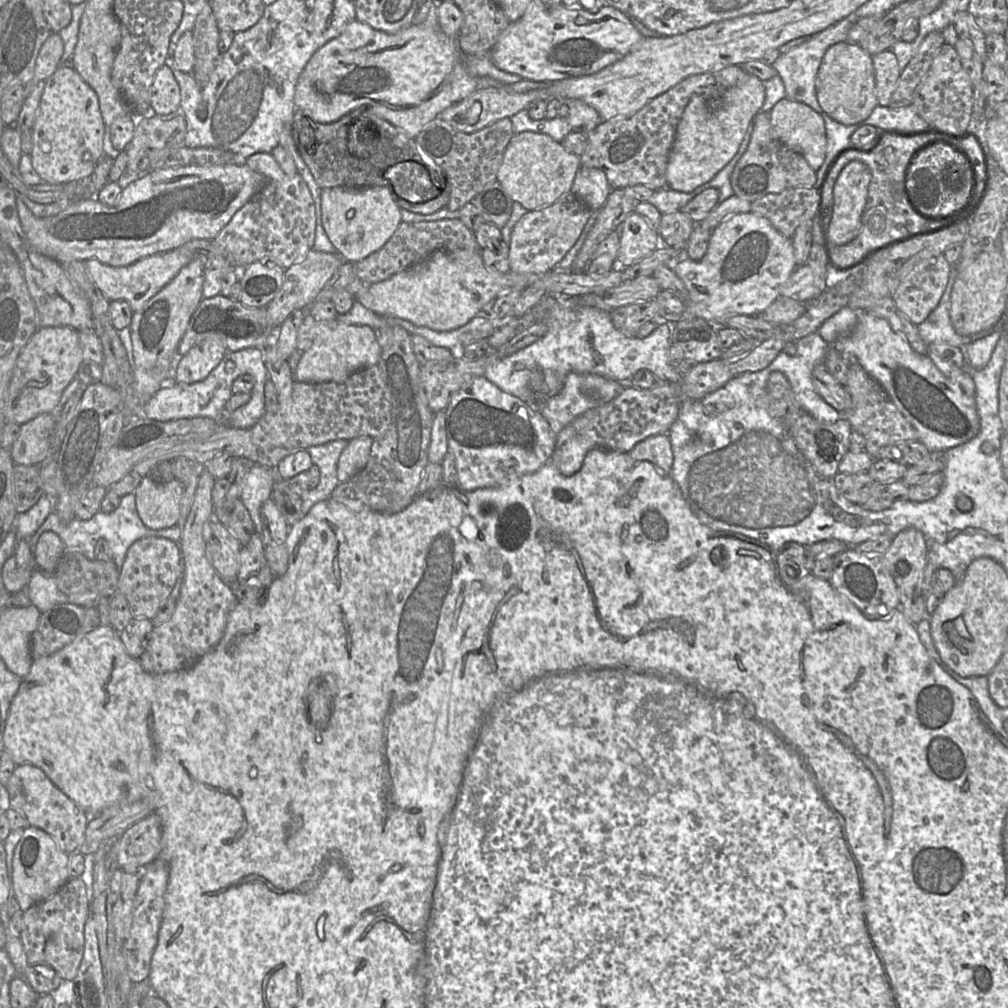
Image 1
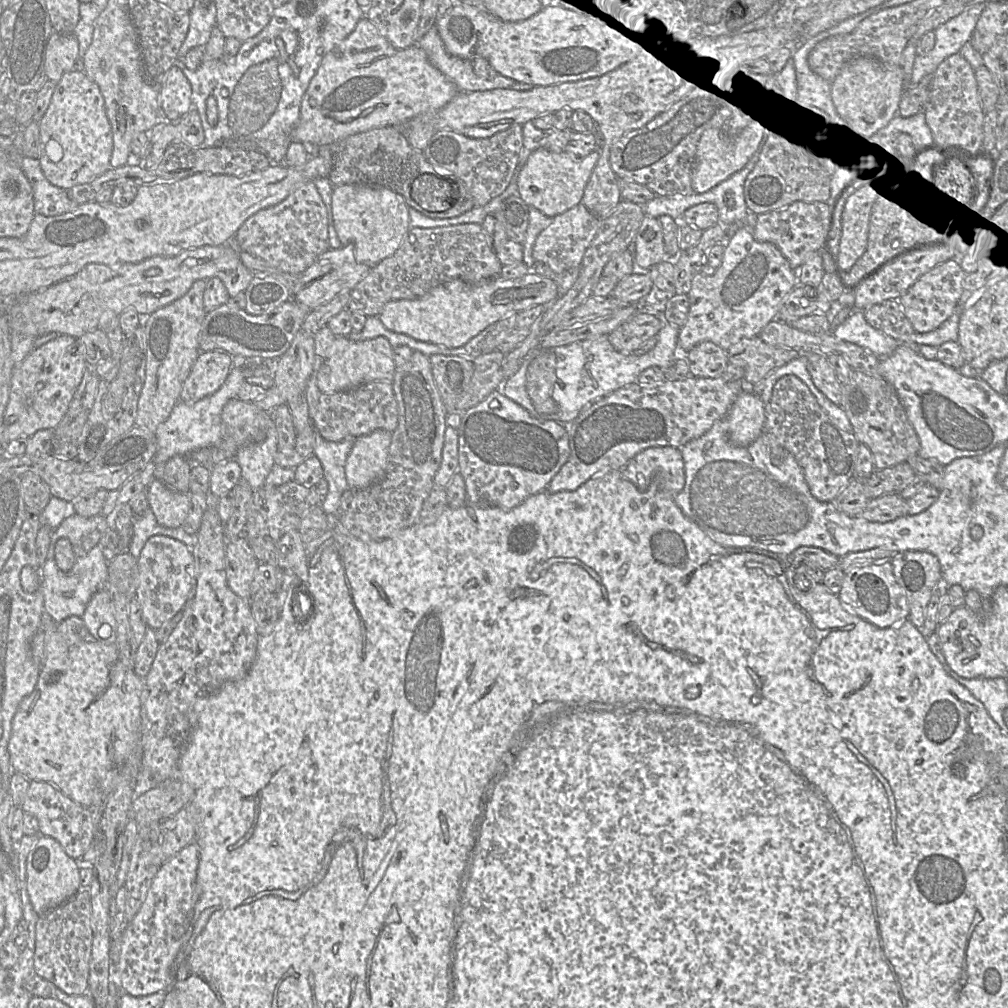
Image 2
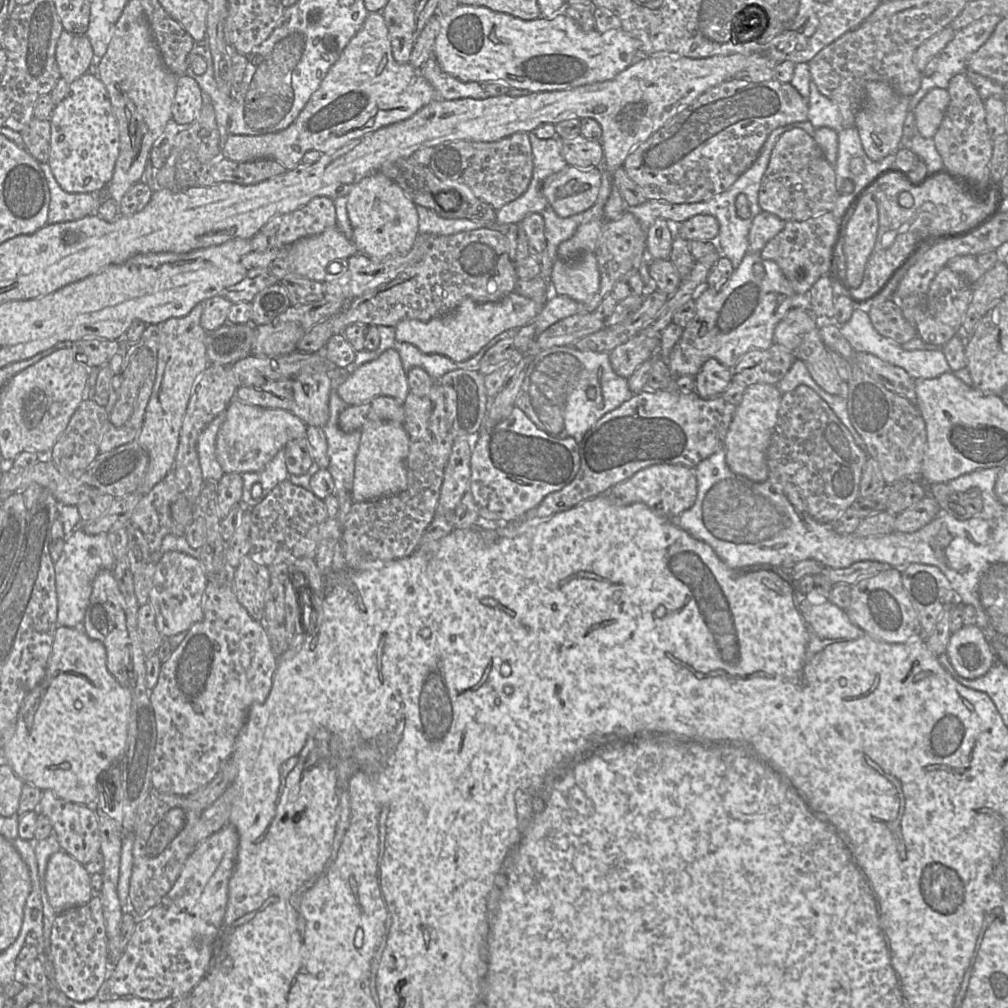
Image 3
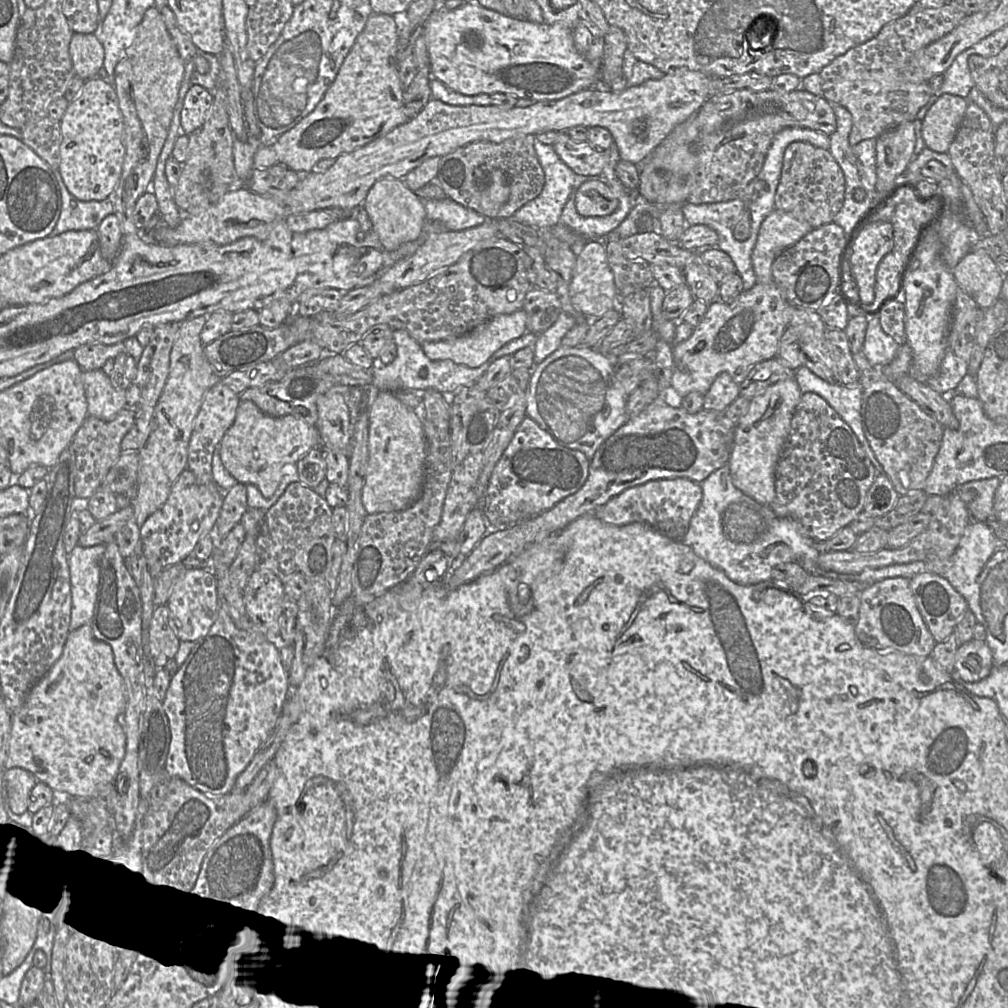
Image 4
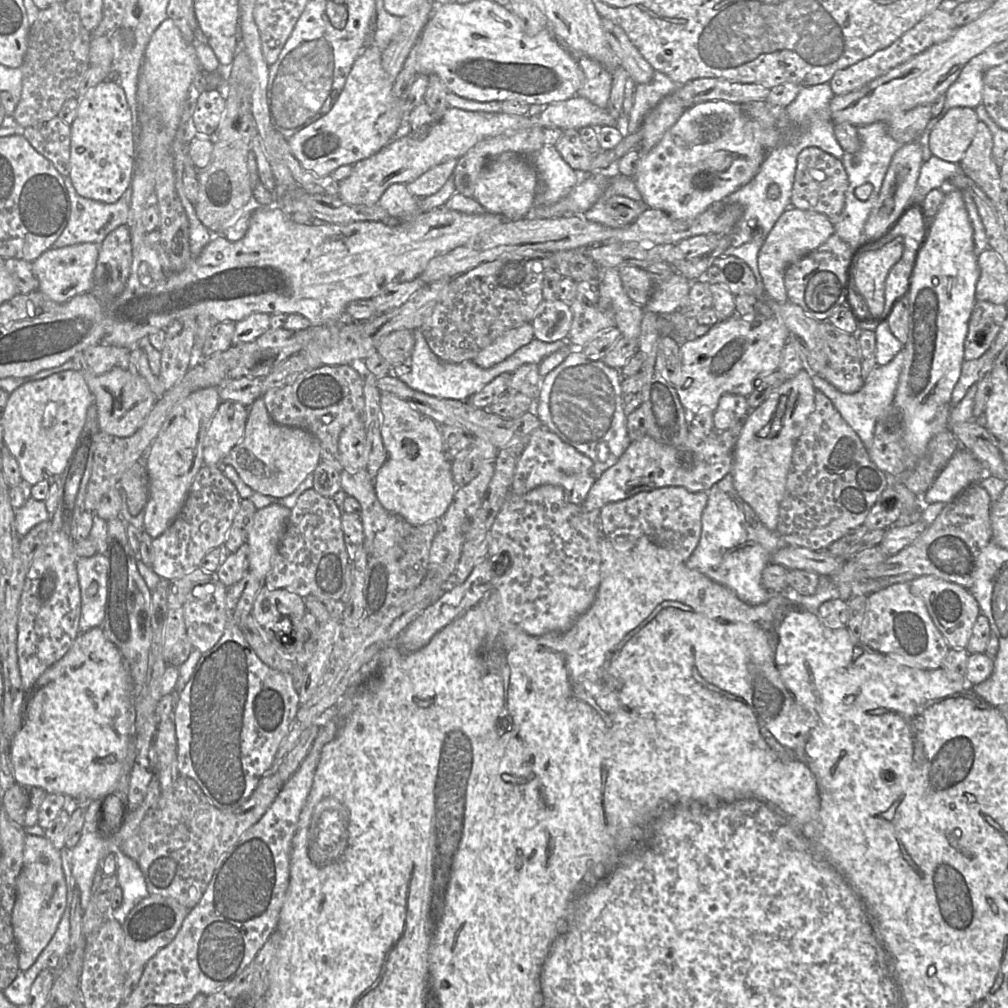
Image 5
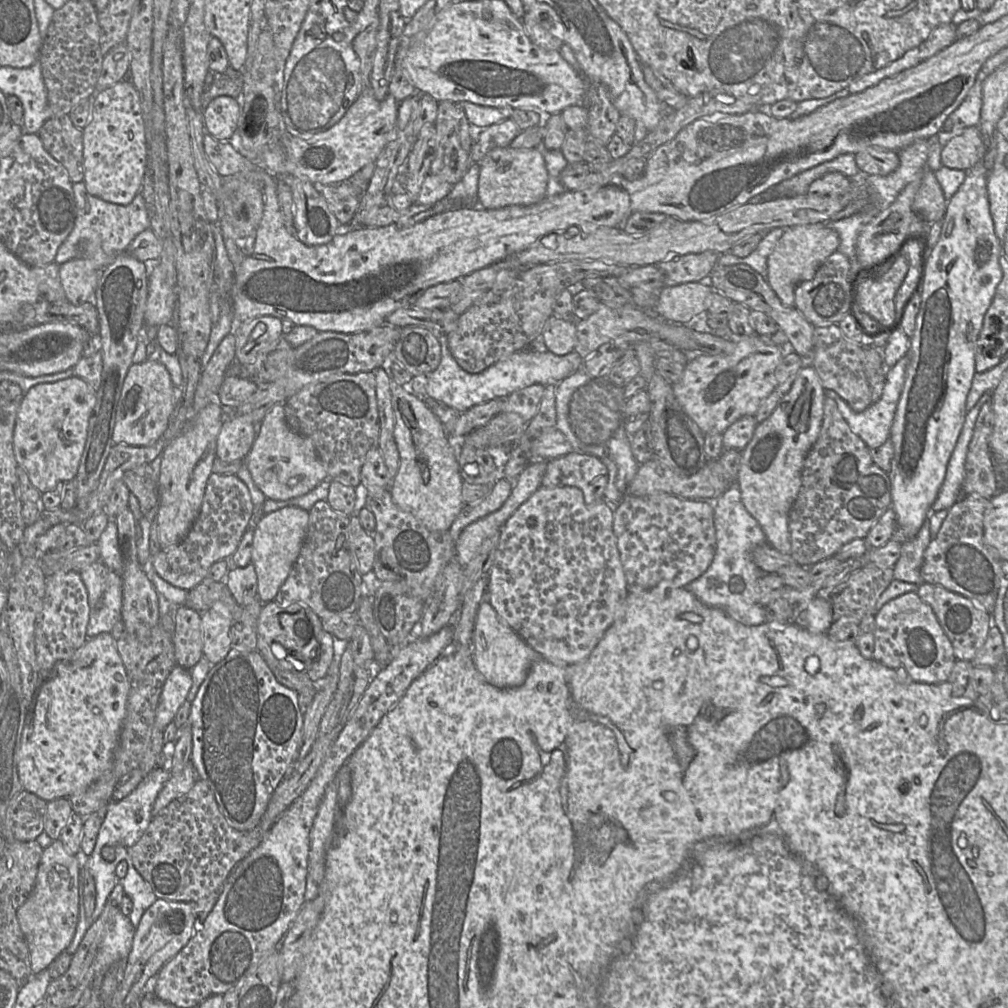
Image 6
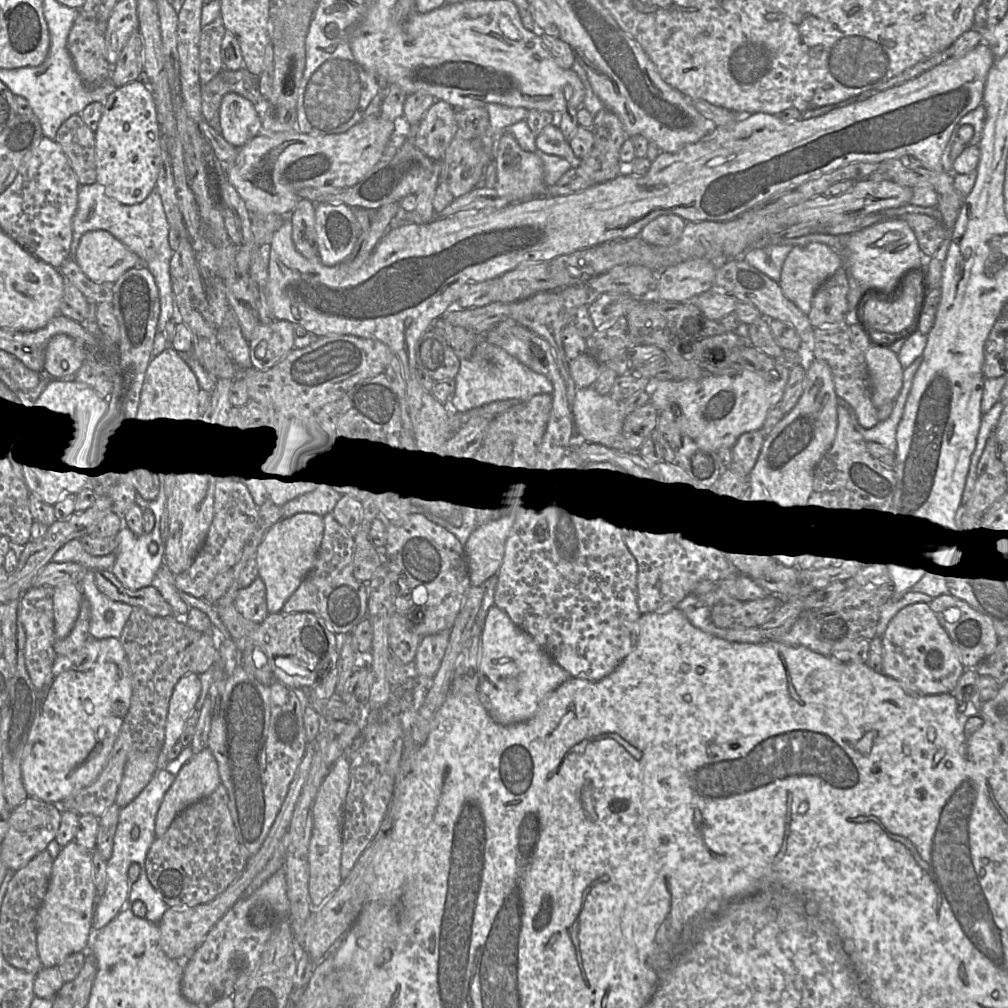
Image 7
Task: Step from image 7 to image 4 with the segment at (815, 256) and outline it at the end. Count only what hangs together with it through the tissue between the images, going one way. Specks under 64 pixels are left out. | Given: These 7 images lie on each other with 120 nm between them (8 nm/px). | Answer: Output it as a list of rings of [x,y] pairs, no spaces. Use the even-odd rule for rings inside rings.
[[[774,210],[761,223],[751,260],[757,281],[774,284],[772,265],[787,248],[797,243],[813,227],[792,215]]]

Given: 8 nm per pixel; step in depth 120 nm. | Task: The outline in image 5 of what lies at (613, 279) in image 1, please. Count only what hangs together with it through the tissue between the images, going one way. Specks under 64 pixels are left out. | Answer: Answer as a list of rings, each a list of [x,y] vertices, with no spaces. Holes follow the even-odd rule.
[[[524,323],[497,337],[489,346],[481,350],[472,362],[481,368],[493,367],[534,338],[531,323]]]

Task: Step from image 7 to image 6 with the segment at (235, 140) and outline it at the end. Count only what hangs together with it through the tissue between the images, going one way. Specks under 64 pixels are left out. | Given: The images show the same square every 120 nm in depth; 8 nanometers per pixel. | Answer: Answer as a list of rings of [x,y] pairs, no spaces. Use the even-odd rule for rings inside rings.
[[[222,95],[214,98],[203,110],[205,132],[219,140],[228,140],[237,127],[240,114],[238,98]]]

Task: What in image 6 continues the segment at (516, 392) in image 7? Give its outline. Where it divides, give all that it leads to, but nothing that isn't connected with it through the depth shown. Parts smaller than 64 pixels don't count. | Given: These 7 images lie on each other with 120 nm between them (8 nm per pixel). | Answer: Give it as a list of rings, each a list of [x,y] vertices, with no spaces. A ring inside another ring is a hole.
[[[440,335],[442,359],[438,368],[427,376],[426,395],[457,412],[468,410],[489,400],[505,398],[511,393],[532,384],[558,384],[568,375],[582,367],[582,358],[576,352],[556,355],[545,348],[523,349],[501,358],[480,373],[469,373],[462,369],[447,346],[445,335]]]

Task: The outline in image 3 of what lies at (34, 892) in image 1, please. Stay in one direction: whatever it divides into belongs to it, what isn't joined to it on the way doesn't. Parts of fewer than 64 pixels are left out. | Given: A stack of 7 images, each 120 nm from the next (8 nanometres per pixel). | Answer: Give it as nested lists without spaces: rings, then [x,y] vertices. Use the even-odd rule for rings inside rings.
[[[64,851],[52,854],[44,876],[48,901],[58,914],[88,903],[94,895],[90,875],[80,864]]]

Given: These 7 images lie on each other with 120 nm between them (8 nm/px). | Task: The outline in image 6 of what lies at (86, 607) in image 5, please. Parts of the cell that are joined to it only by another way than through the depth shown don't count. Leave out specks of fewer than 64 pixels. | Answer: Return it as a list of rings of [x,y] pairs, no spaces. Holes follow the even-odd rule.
[[[100,560],[83,568],[79,575],[88,592],[90,608],[87,637],[112,631],[121,620],[122,580]]]

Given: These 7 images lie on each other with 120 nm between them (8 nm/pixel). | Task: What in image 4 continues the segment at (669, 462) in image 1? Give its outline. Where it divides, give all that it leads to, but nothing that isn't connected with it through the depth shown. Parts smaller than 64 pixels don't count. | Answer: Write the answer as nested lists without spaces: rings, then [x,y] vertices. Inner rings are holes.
[[[688,478],[651,480],[624,490],[599,506],[594,515],[605,523],[617,526],[645,523],[671,539],[683,541],[702,496],[701,484]]]

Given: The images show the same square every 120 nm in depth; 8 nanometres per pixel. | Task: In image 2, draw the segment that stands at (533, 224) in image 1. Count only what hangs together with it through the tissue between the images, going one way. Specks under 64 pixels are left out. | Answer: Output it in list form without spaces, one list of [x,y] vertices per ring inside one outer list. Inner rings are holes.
[[[580,203],[566,212],[551,218],[551,222],[536,238],[533,246],[535,263],[544,263],[557,274],[580,268],[586,250],[595,238],[600,219]]]

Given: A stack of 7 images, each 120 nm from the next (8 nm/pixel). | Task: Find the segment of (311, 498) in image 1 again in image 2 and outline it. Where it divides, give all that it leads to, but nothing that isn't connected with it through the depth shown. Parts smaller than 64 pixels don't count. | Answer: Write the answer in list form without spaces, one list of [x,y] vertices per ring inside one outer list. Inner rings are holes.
[[[315,433],[314,454],[322,463],[328,492],[320,507],[327,515],[335,514],[342,494],[349,488],[345,475],[345,463],[354,444],[353,438],[332,442]]]

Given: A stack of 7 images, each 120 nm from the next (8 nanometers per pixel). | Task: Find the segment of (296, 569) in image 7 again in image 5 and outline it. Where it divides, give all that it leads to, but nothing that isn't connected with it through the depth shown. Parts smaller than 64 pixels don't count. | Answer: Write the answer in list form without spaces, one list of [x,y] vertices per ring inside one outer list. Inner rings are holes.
[[[273,504],[256,510],[254,514],[247,538],[249,572],[263,584],[290,512],[285,506]]]

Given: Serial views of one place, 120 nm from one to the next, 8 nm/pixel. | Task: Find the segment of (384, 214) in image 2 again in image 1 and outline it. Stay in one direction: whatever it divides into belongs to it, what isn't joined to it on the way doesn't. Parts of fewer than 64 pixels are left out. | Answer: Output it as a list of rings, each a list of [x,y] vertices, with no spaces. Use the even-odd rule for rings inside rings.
[[[385,187],[323,189],[321,215],[323,228],[338,254],[354,263],[382,248],[402,222],[401,208]]]

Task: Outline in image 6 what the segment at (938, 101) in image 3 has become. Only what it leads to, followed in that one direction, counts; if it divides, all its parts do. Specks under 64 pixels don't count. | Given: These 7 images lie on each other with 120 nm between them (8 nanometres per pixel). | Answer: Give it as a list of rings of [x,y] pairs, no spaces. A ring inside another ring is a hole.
[[[966,127],[945,143],[941,151],[941,161],[945,167],[966,171],[982,161],[985,152],[986,142],[979,127]]]

